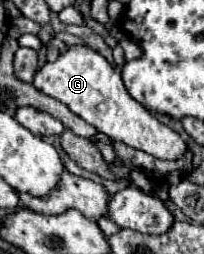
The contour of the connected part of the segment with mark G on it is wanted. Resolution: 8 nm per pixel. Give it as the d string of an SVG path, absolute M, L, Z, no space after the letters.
M69 46L55 62L45 62L43 68L35 72L33 86L43 94L67 104L73 114L81 116L111 140L119 140L159 160L179 160L179 156L185 152L185 142L181 136L161 124L139 102L135 102L127 94L121 74L99 52L87 46Z

